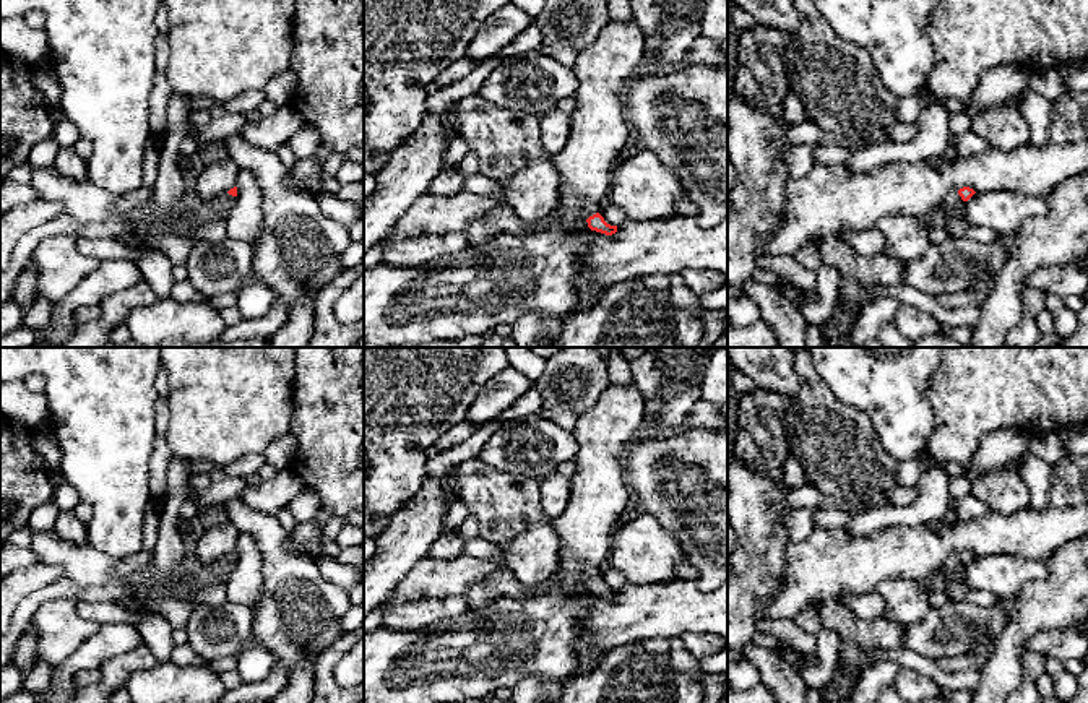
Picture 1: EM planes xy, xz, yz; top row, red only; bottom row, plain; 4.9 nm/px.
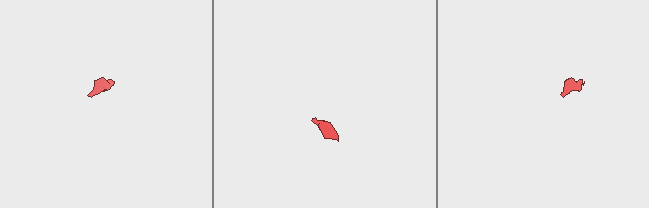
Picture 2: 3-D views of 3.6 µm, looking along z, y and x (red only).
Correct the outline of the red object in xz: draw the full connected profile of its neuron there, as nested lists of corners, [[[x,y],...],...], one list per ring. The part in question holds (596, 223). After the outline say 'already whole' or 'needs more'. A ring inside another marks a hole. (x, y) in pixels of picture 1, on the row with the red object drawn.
[[[585,203],[583,211],[588,216],[586,222],[591,231],[612,235],[617,232],[617,226],[611,226],[604,221],[604,218],[599,214],[601,205],[594,203]]]; needs more

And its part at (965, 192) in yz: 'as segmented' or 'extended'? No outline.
extended

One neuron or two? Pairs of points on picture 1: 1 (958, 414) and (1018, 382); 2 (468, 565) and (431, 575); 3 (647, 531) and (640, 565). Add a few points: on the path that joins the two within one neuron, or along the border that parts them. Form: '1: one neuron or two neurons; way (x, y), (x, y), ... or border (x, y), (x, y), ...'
1: one neuron; way (973, 400), (991, 382), (1004, 382)
2: one neuron; way (458, 573), (440, 575)
3: one neuron; way (643, 539), (643, 557)

